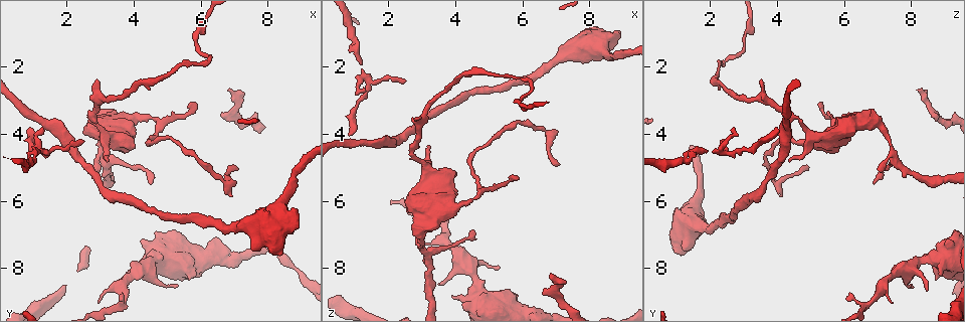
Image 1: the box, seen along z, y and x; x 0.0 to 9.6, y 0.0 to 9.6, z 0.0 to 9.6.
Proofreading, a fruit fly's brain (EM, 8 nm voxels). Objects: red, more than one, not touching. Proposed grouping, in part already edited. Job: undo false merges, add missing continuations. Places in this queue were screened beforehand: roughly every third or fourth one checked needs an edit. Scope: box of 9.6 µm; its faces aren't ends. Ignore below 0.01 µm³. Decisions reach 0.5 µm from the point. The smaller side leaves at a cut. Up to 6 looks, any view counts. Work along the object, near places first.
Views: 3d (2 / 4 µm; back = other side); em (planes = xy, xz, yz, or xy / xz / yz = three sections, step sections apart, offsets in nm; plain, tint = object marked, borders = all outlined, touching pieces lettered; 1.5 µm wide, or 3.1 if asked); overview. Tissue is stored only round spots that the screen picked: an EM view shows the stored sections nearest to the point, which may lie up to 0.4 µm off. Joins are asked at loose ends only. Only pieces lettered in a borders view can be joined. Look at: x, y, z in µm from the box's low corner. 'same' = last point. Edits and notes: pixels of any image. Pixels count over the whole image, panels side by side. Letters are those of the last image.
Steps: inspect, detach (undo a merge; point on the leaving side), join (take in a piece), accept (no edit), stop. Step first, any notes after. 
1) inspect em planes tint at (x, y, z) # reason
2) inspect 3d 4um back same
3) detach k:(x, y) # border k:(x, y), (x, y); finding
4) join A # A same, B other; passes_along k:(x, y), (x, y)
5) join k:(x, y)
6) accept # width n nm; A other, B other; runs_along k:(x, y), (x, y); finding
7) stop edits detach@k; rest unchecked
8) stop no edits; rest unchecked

inspect 3d 4um at (8.85, 6.75, 1.00) # stops while still wide

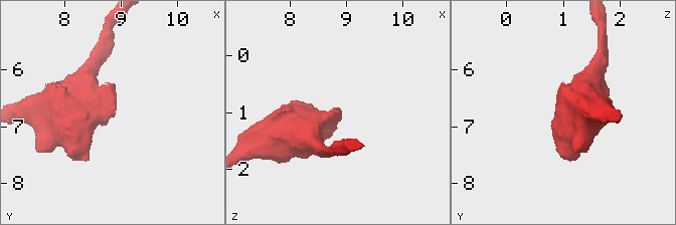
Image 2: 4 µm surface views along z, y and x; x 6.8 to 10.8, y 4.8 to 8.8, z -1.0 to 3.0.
inspect em planes borders at (8.90, 6.75, 1.00) # shape alone is not enough

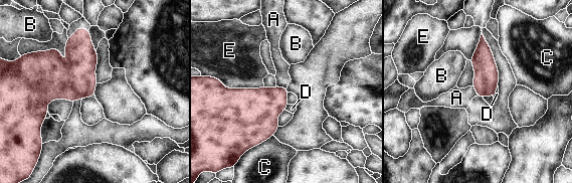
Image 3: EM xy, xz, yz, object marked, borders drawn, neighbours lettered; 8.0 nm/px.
accept # A other, B other, C other, D other, E other; border 3:(276, 85), (287, 87); no lettered piece goes on from it

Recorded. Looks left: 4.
inspect 3d 2um at (4.45, 4.25, 4.60) # abrupt turn

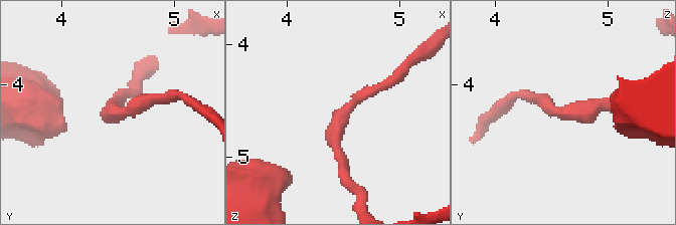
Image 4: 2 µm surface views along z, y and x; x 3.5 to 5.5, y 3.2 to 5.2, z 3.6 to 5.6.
inspect em xz step 4 tint at (4.42, 4.24, 4.68) # now the EM

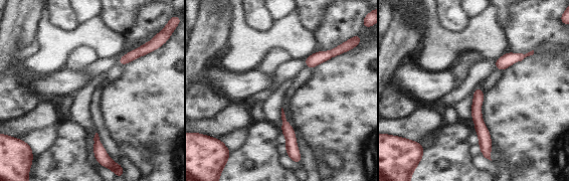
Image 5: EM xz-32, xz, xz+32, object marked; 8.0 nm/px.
inspect em planes borders same # cut it another way

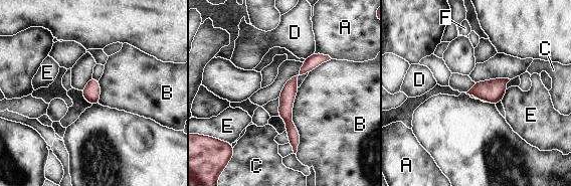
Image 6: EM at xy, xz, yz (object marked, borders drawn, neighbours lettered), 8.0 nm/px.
accept # A other, B other, C other, D other, E other, F other; runs_along 6:(320, 55), (295, 78), (288, 95), (295, 148); all the same neuron

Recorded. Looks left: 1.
stop no edits; rest unchecked

